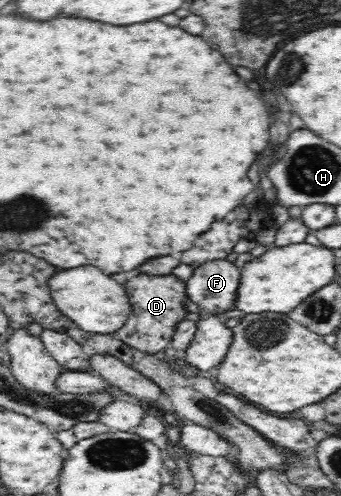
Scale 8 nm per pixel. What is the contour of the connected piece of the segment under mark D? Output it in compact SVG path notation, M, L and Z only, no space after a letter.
M139 275L133 281L125 285L129 301L131 301L131 313L121 329L115 331L112 336L129 347L141 351L147 355L155 355L170 345L170 339L178 321L187 315L185 310L185 281L179 281L173 275L167 277L147 277Z

